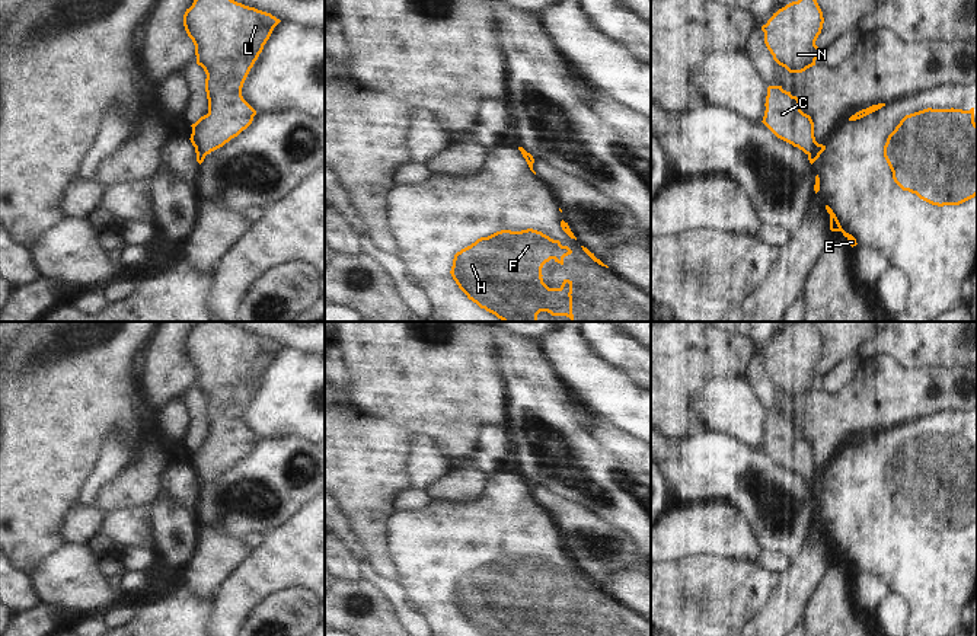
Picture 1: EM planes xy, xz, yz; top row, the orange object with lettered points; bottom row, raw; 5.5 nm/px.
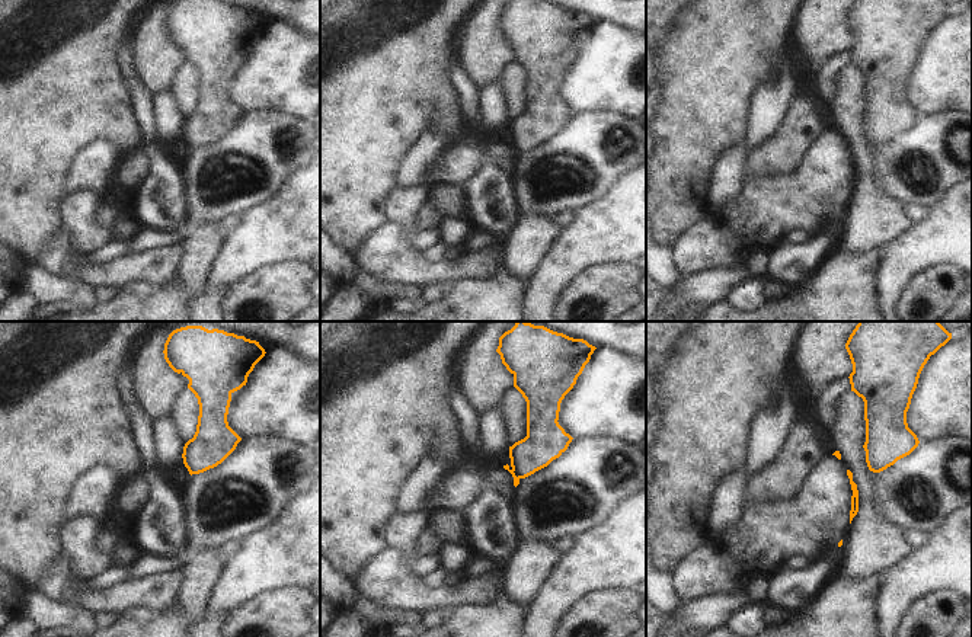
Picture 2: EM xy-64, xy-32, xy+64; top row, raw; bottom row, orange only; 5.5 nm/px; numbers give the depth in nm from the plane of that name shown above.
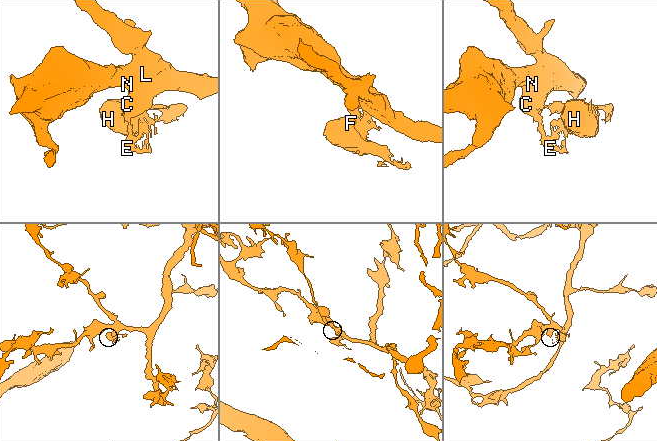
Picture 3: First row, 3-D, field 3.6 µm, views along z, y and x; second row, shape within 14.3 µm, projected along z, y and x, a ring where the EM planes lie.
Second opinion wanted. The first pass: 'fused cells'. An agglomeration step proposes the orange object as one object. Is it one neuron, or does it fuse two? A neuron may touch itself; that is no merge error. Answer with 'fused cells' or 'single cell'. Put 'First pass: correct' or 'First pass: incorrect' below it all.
fused cells
First pass: correct

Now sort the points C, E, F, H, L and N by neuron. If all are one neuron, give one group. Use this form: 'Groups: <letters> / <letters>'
Groups: C L N / E F H.

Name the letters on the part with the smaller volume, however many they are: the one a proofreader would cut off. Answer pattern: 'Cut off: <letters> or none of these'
Cut off: E, F, H.

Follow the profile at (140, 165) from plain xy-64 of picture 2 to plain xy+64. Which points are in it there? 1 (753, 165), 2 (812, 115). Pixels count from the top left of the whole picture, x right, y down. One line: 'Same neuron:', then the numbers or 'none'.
Same neuron: 1, 2

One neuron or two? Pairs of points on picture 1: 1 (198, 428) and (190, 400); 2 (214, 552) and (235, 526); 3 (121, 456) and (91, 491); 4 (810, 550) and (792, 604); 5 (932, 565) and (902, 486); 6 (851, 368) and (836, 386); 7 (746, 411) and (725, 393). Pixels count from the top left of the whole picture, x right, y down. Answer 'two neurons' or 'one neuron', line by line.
1: one neuron
2: two neurons
3: one neuron
4: one neuron
5: one neuron
6: one neuron
7: one neuron

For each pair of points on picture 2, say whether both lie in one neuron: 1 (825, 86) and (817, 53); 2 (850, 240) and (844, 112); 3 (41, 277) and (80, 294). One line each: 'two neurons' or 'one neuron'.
1: two neurons
2: one neuron
3: one neuron

